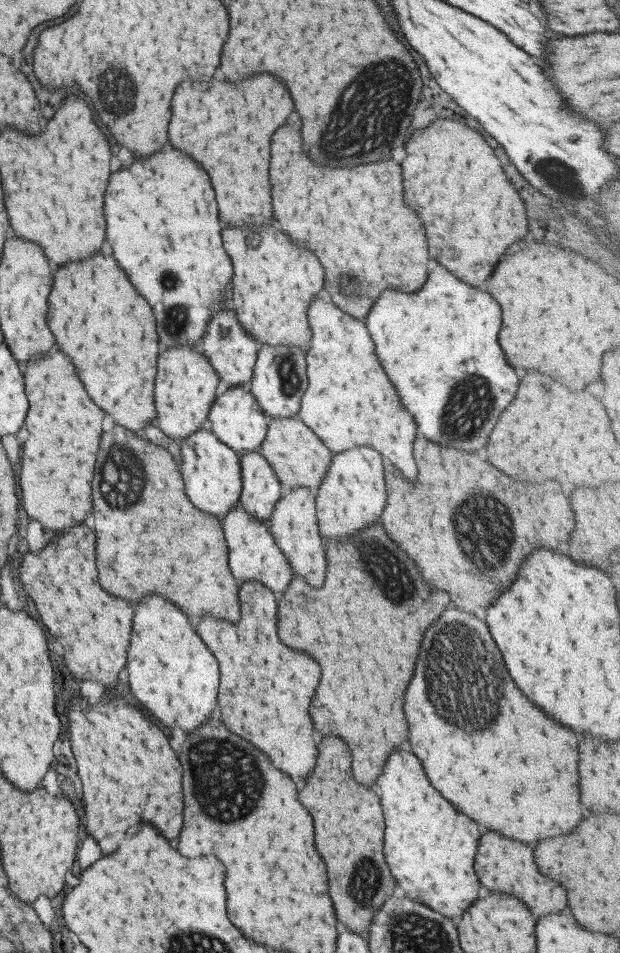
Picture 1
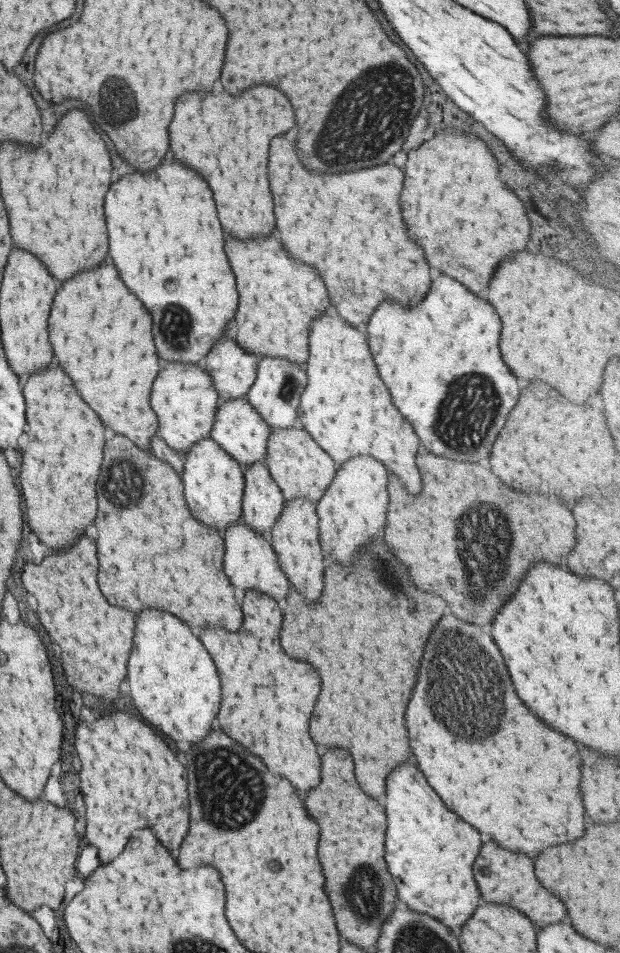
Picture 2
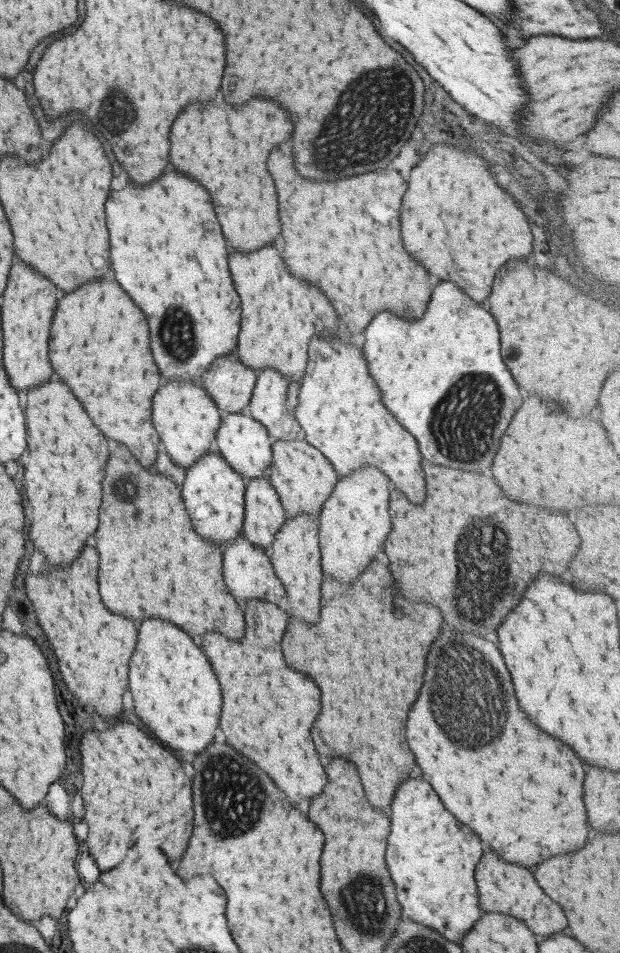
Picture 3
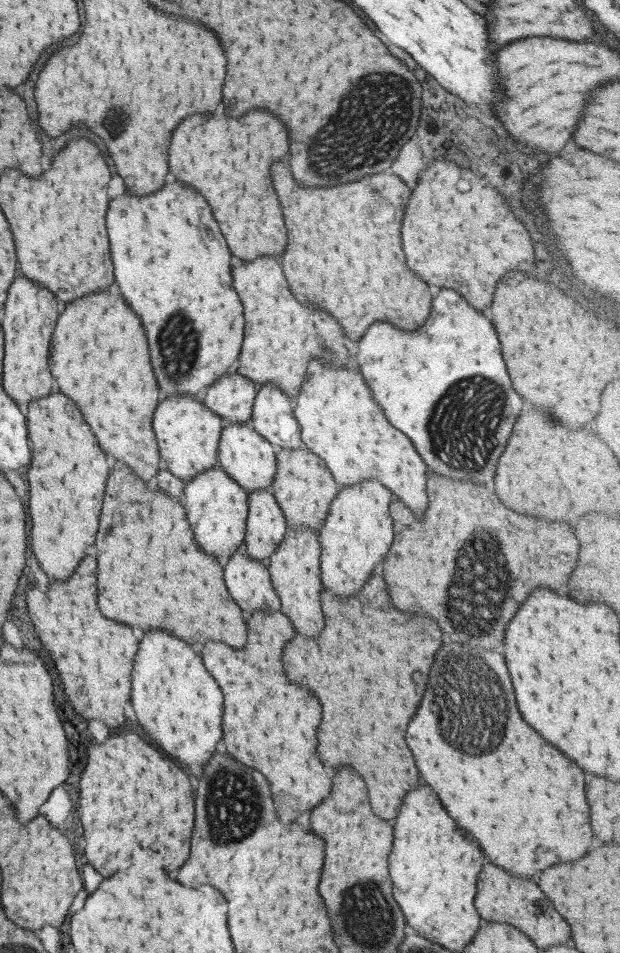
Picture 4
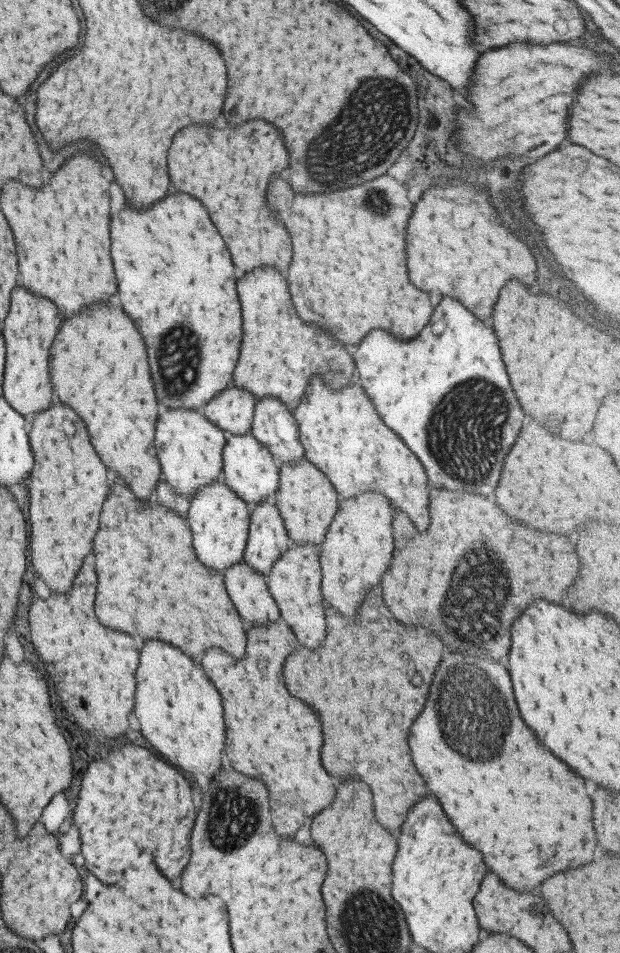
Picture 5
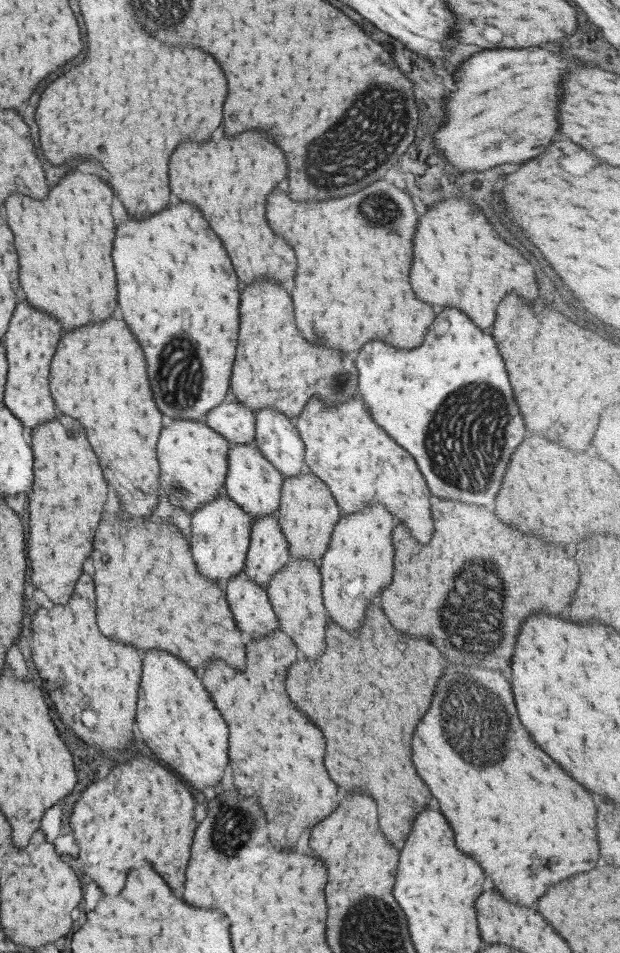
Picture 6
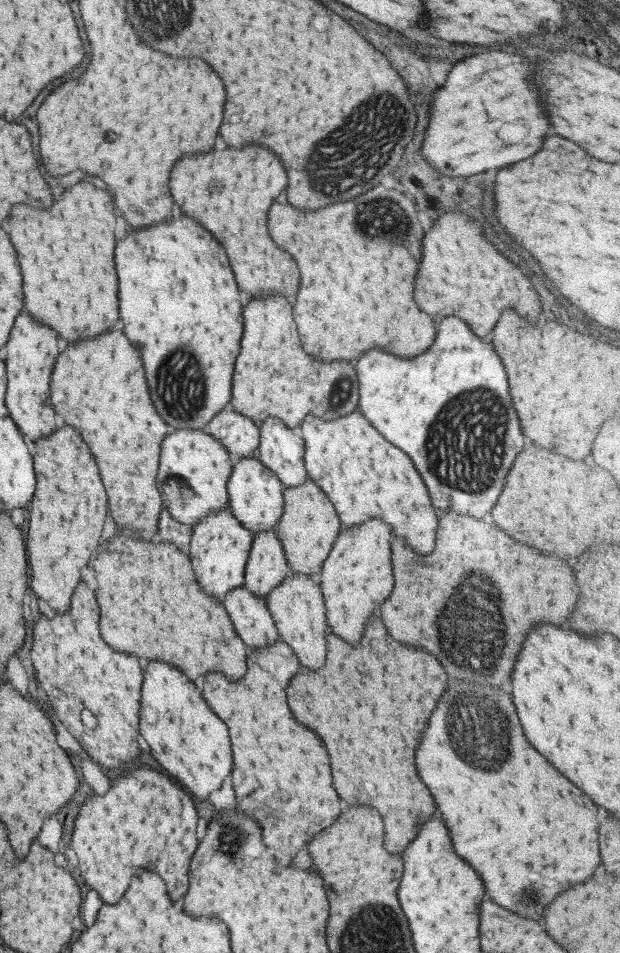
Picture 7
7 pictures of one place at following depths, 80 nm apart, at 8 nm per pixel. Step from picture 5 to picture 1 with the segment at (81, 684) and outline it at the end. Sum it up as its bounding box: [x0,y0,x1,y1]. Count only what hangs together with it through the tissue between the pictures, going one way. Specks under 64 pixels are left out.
[17,526,133,686]

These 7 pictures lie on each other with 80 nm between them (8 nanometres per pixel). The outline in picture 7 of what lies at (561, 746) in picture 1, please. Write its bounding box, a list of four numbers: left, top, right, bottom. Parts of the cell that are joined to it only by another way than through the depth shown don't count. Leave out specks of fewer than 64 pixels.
[415,682,599,922]

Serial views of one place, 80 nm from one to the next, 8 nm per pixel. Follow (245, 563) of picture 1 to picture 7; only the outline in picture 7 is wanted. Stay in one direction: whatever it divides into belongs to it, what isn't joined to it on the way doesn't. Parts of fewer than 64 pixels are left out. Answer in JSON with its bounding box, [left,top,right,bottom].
[223,586,278,648]

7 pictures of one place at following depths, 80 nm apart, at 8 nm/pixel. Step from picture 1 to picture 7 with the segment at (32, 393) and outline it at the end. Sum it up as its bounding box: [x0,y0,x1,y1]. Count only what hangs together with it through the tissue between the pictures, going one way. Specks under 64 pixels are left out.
[25,426,107,614]

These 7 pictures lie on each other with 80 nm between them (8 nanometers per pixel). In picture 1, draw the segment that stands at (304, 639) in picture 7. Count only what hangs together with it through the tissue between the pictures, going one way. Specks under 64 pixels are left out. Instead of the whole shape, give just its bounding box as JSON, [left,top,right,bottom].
[269,486,325,588]

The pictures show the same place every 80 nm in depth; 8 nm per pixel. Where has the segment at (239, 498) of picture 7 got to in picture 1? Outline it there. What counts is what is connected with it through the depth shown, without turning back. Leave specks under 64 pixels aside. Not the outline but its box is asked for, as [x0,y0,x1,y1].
[208,385,269,456]

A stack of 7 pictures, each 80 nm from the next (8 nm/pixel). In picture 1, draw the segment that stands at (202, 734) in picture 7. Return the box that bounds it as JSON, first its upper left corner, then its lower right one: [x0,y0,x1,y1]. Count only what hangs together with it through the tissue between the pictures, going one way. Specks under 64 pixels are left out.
[125,596,219,732]

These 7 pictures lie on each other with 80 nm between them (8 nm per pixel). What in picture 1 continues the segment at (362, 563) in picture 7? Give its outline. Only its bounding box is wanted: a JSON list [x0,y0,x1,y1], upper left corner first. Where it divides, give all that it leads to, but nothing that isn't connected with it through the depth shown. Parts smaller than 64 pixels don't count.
[314,448,385,542]

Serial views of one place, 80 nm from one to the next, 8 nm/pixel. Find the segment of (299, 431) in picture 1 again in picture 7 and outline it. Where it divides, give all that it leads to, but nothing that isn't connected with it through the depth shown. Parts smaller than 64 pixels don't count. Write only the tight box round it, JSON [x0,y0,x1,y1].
[275,478,339,574]

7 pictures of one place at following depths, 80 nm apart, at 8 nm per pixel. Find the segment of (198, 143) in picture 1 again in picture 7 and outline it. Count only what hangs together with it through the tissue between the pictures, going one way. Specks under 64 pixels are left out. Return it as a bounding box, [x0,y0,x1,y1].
[169,146,299,298]

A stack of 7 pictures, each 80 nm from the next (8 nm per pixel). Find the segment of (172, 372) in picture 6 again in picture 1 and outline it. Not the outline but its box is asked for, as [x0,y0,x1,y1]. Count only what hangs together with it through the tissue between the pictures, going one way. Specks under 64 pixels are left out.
[103,150,232,346]

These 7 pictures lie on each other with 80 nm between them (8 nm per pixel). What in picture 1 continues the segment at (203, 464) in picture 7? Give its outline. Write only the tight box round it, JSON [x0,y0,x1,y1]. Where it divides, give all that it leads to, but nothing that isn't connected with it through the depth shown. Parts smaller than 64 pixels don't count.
[153,344,219,440]

